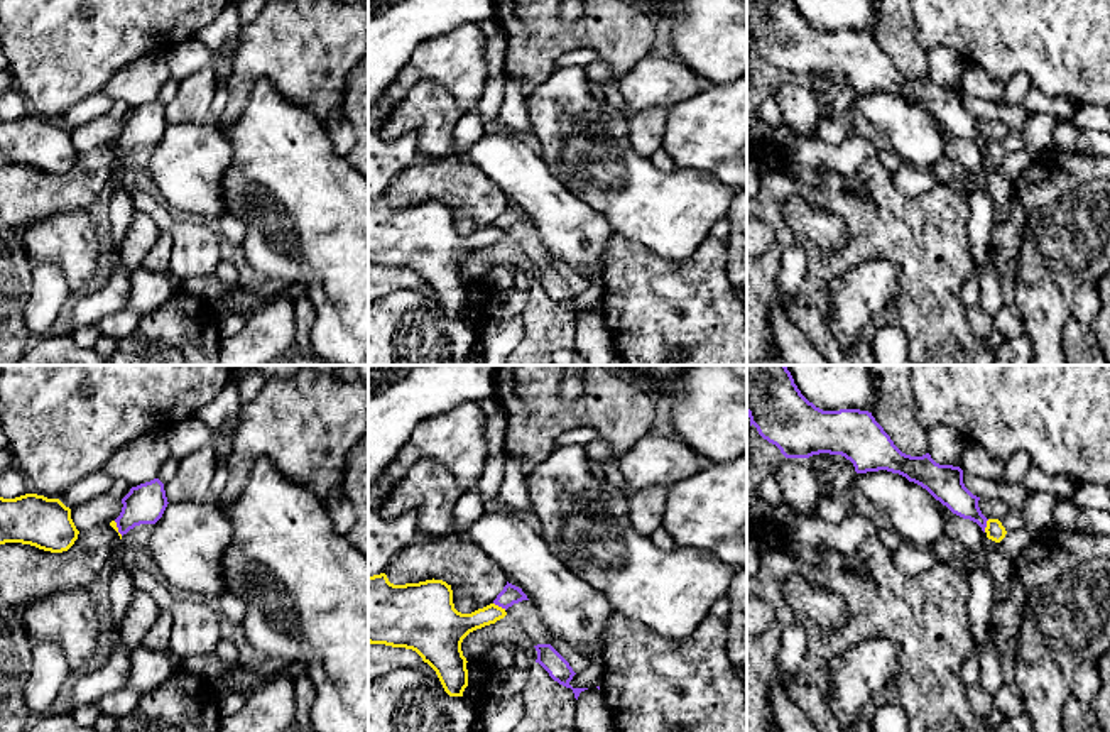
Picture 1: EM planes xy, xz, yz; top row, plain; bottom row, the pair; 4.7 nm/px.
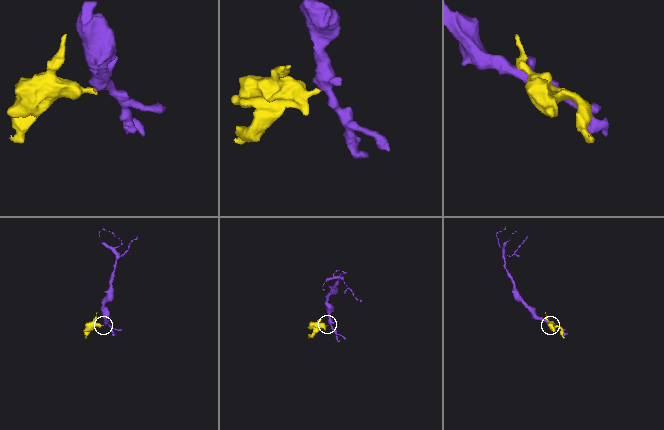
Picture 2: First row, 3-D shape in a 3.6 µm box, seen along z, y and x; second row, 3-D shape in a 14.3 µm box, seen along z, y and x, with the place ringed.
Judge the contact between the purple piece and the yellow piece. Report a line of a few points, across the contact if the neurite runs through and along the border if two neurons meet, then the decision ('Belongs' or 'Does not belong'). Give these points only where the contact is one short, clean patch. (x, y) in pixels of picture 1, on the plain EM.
Line: yz (989, 141), (984, 152). Does not belong

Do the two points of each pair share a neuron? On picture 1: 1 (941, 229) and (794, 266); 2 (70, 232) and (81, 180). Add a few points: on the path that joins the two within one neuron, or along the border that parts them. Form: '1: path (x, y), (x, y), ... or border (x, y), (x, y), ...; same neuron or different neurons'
1: border (798, 244), (806, 259), (806, 276), (788, 298); different neurons
2: border (85, 208), (59, 212), (38, 220); different neurons

